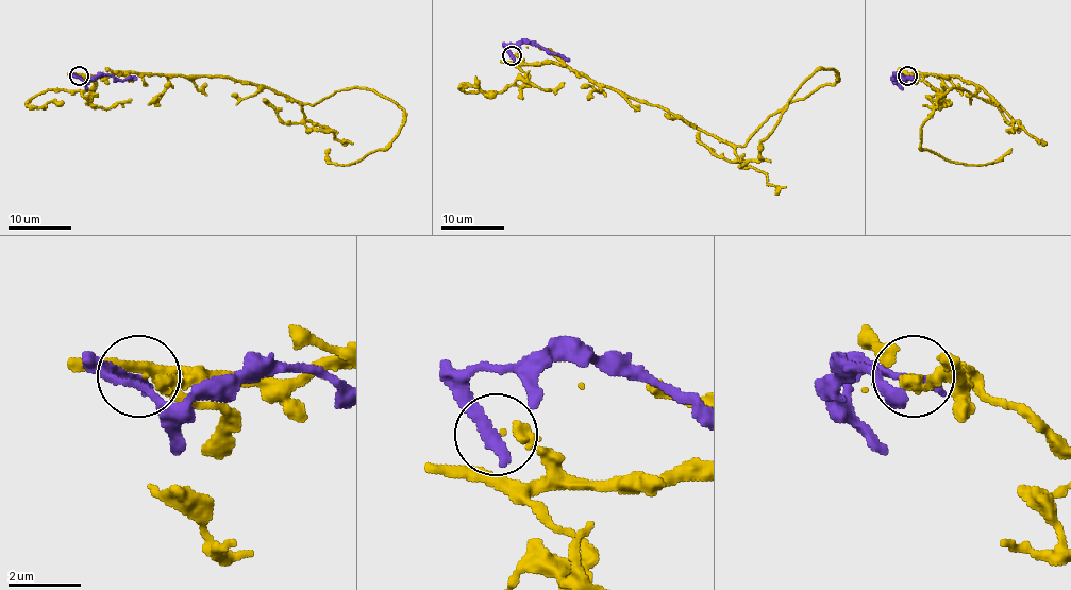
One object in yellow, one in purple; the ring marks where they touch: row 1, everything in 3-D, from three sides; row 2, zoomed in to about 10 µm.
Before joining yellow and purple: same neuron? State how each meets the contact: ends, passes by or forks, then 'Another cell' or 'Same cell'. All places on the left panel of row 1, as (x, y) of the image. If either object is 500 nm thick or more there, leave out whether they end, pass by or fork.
At the ring yellow ends. At the ring purple ends. Another cell

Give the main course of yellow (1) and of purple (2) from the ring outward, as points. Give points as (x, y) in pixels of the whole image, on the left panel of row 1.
1: (80, 77), (226, 77), (314, 105), (361, 87), (404, 112), (399, 132), (360, 161), (334, 164), (330, 148)
2: (80, 77), (74, 74), (84, 81), (110, 74), (119, 80), (137, 80)

